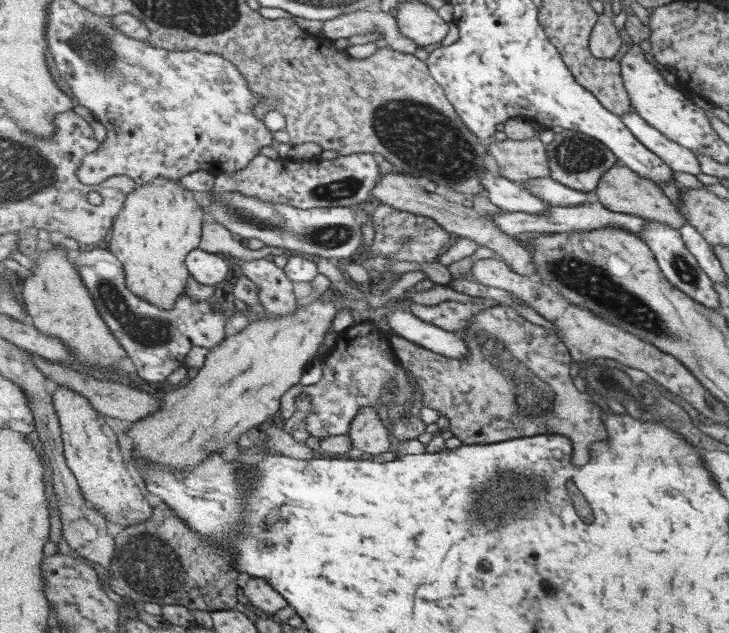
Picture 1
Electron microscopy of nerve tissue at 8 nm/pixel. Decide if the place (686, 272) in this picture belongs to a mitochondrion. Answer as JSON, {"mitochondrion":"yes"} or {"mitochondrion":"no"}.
{"mitochondrion":"yes"}

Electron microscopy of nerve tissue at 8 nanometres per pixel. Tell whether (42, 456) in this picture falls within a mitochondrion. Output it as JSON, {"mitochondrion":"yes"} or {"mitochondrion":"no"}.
{"mitochondrion":"no"}

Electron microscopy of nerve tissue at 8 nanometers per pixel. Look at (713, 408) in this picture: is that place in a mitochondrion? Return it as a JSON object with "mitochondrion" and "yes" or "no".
{"mitochondrion":"yes"}

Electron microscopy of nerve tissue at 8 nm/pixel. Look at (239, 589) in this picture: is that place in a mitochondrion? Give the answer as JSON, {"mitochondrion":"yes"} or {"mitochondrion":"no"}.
{"mitochondrion":"no"}

